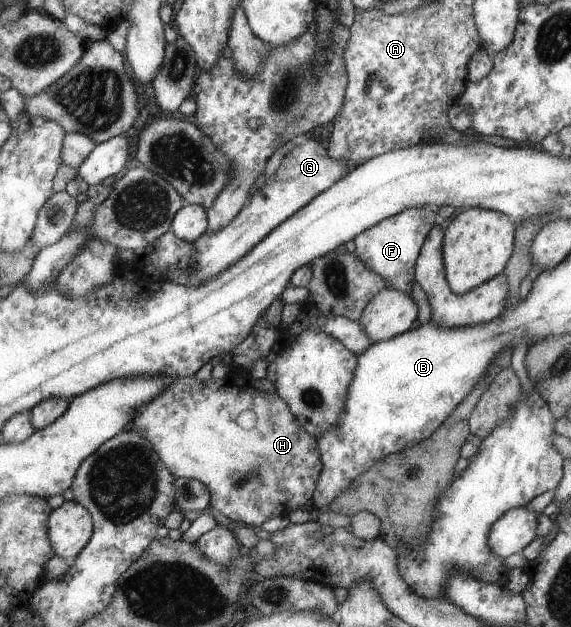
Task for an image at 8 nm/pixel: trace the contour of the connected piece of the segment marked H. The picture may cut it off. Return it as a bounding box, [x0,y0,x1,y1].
[130,373,323,529]

